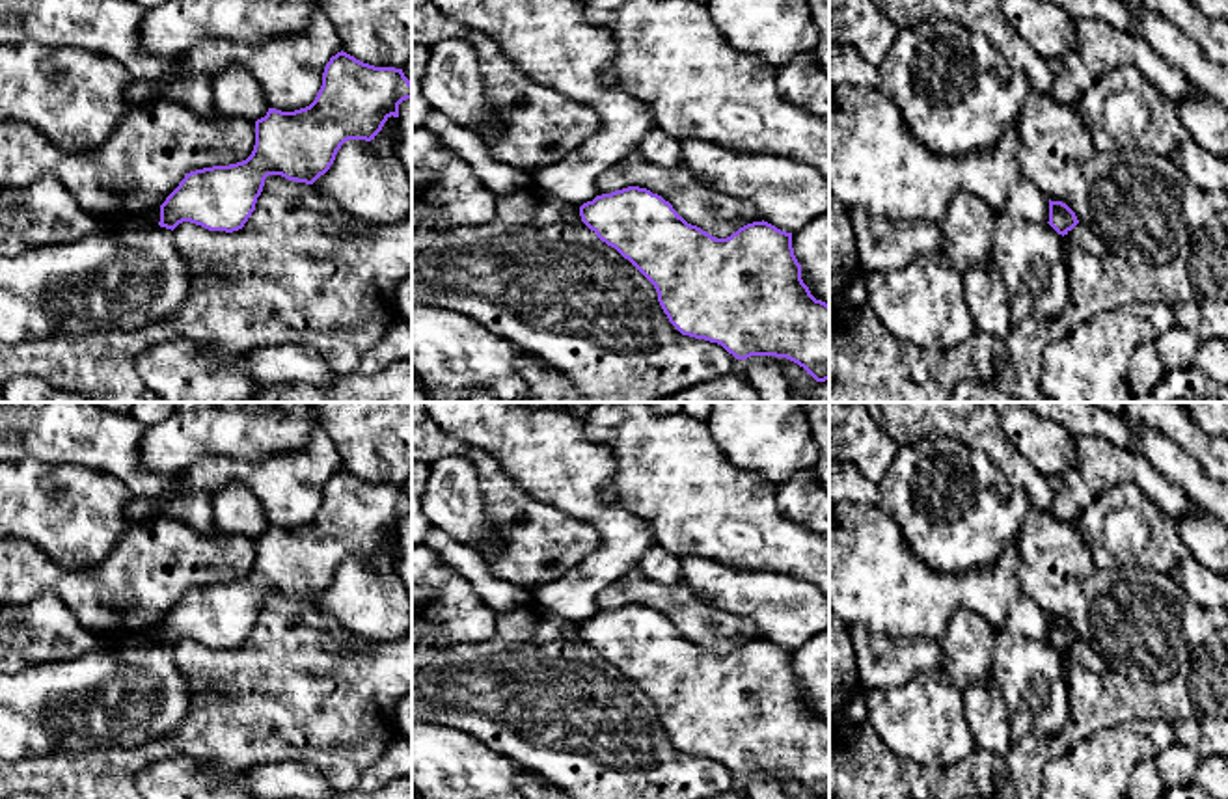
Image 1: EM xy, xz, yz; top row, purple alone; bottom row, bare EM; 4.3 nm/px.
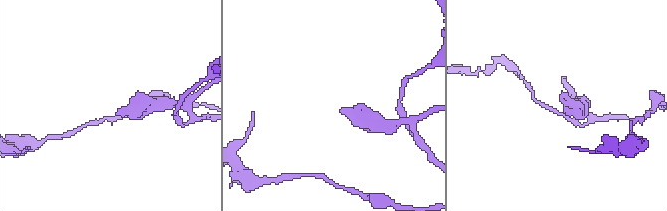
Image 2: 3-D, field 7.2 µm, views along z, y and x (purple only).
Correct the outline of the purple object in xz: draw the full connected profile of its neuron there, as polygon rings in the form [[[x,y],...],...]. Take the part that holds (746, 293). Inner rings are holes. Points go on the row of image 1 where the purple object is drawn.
[[[639,186],[596,196],[580,207],[580,216],[602,242],[615,248],[654,285],[663,313],[682,335],[717,343],[736,359],[786,358],[816,382],[829,380],[829,305],[816,300],[803,283],[792,233],[762,220],[740,227],[727,238],[716,238],[688,223],[662,196]]]

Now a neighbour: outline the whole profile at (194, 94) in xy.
[[[181,74],[168,82],[160,89],[158,97],[173,99],[175,102],[188,108],[203,119],[212,119],[216,115],[209,74]]]

